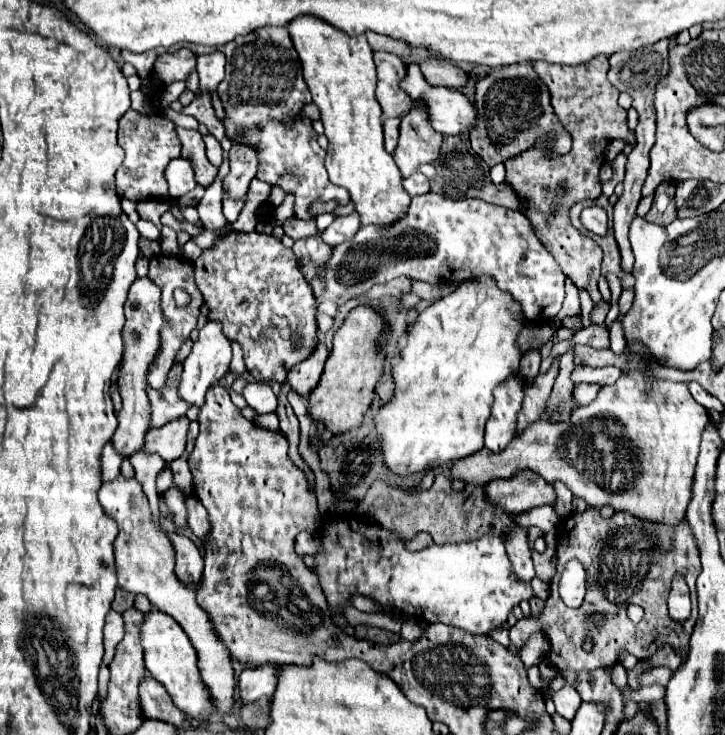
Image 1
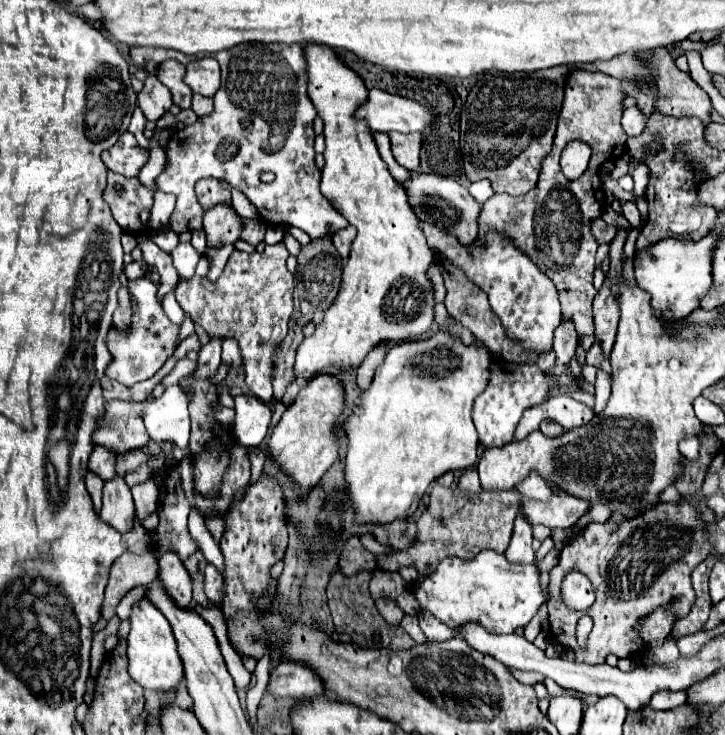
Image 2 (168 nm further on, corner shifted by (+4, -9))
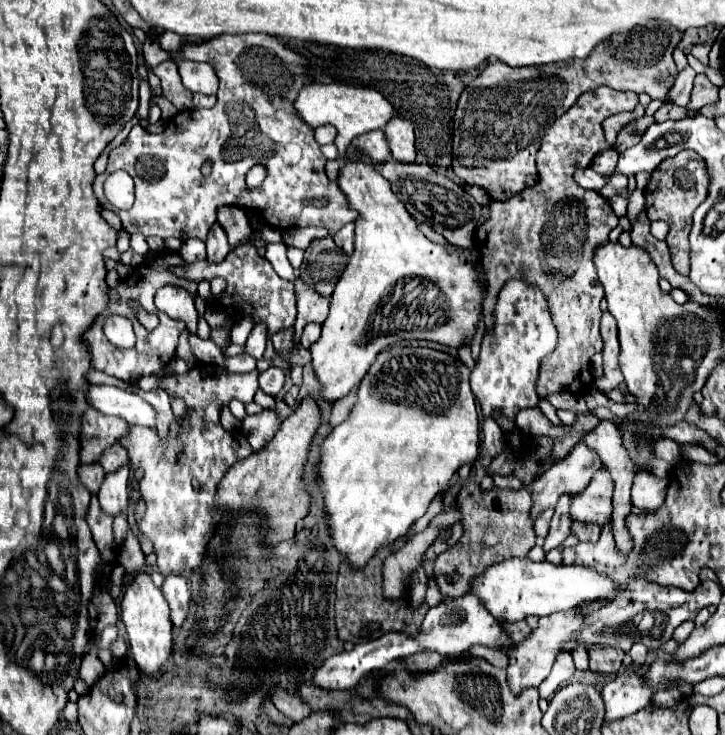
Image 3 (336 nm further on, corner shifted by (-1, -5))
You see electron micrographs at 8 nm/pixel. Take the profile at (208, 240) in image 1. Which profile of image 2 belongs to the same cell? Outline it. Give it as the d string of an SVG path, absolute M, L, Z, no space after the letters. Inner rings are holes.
M226 244L226 248L224 248L224 246L222 246L222 248L216 248L216 252L214 252L214 248L206 248L206 258L208 258L210 264L212 264L212 268L210 268L210 272L208 272L208 280L210 280L210 282L216 282L216 280L218 280L218 276L222 274L222 270L224 270L224 266L226 266L226 260L228 260L228 256L232 254L232 250L234 250L232 244Z

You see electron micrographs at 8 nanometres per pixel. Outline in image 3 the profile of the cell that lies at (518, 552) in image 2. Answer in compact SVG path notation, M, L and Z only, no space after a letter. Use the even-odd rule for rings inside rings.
M577 444L569 456L565 456L559 464L553 464L551 468L547 468L541 476L535 478L535 482L531 484L531 498L533 498L533 506L531 506L531 520L535 520L543 510L547 510L549 506L557 504L557 498L567 492L567 494L577 494L585 488L585 484L589 484L591 476L601 468L601 458L597 456L597 452L589 450L585 444Z

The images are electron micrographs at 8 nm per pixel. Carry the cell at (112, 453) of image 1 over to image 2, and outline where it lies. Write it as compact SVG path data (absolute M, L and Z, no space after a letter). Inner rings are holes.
M92 472L86 474L86 488L88 488L90 496L92 496L92 502L94 502L94 510L96 510L96 514L98 514L98 510L100 510L102 486L104 486L104 480L100 480L100 478L98 478L96 474L92 474Z

